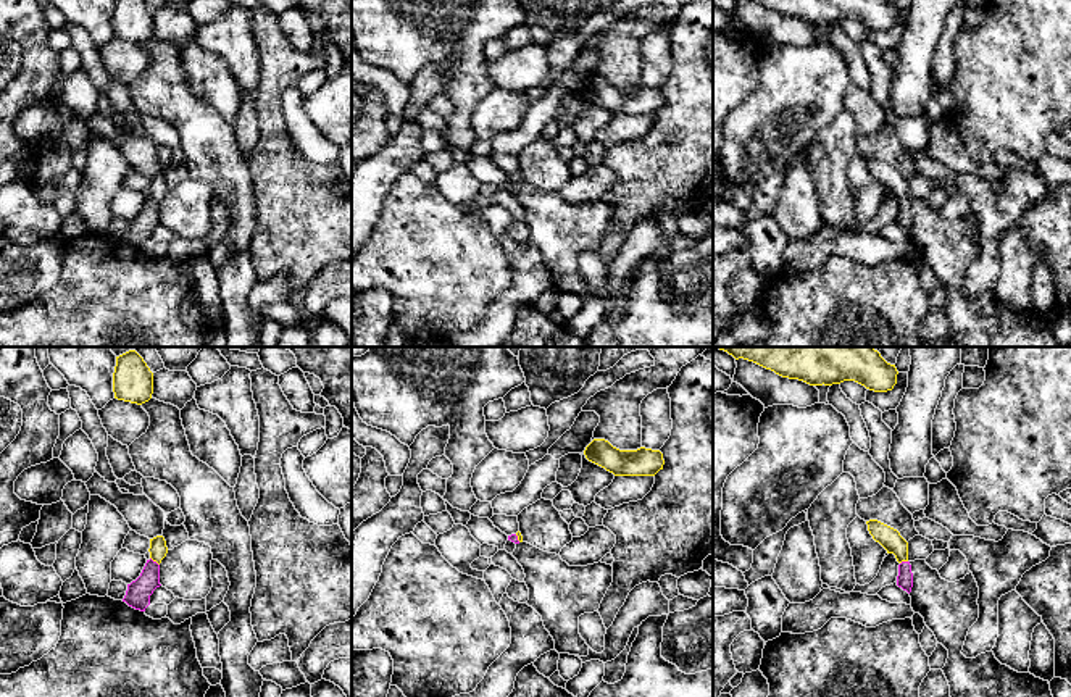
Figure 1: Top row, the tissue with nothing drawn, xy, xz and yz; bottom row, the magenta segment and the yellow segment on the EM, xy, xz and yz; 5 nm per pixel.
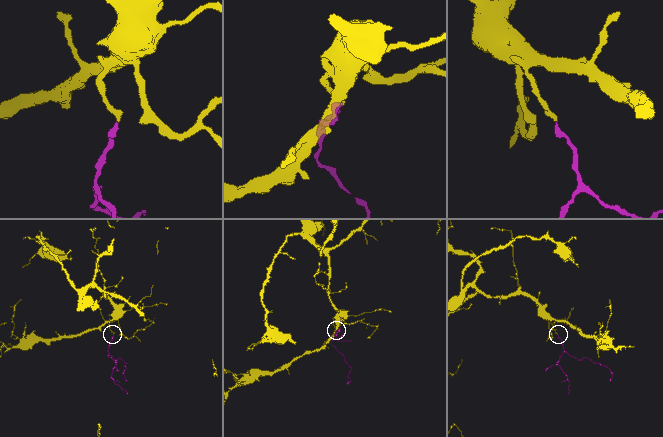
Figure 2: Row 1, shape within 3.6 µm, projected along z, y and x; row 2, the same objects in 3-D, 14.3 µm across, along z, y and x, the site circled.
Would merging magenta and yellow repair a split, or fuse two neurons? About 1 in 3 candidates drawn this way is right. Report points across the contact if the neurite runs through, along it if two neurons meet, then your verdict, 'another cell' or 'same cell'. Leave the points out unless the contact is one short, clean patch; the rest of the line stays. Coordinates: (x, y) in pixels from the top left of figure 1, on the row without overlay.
across xy (137, 234), (149, 218), (155, 200), (158, 187) | same cell

